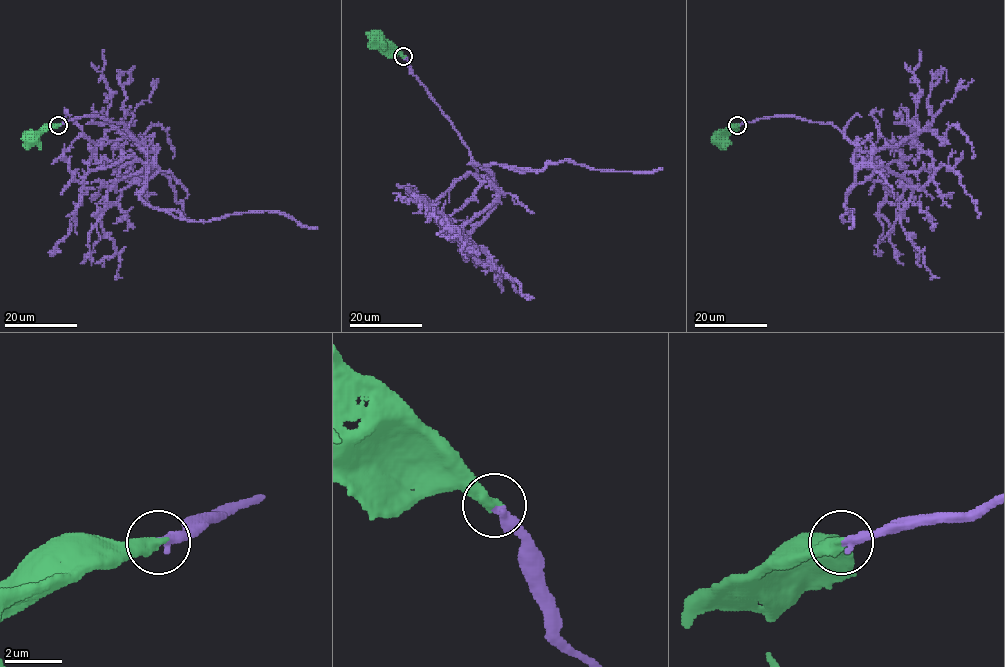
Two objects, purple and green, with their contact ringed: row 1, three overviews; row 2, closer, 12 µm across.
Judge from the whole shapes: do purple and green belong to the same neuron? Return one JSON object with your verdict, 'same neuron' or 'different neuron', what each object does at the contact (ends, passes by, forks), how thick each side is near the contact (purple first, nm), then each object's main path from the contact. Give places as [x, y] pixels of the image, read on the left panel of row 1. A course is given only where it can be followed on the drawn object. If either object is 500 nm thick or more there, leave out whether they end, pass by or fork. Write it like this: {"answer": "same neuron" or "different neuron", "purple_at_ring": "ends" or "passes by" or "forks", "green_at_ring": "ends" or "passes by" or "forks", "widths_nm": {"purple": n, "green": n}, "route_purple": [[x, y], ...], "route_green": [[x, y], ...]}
{"answer": "same neuron", "purple_at_ring": "ends", "green_at_ring": "ends", "widths_nm": {"purple": 360, "green": 400}, "route_purple": [[58, 125], [84, 116], [123, 123], [147, 151], [141, 198], [175, 216], [211, 221], [282, 212], [318, 228]], "route_green": [[58, 125], [49, 126], [32, 137]]}

